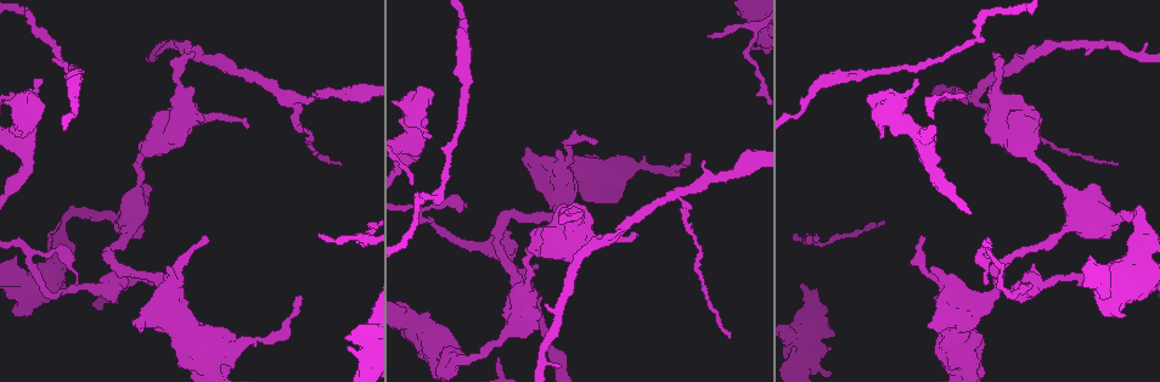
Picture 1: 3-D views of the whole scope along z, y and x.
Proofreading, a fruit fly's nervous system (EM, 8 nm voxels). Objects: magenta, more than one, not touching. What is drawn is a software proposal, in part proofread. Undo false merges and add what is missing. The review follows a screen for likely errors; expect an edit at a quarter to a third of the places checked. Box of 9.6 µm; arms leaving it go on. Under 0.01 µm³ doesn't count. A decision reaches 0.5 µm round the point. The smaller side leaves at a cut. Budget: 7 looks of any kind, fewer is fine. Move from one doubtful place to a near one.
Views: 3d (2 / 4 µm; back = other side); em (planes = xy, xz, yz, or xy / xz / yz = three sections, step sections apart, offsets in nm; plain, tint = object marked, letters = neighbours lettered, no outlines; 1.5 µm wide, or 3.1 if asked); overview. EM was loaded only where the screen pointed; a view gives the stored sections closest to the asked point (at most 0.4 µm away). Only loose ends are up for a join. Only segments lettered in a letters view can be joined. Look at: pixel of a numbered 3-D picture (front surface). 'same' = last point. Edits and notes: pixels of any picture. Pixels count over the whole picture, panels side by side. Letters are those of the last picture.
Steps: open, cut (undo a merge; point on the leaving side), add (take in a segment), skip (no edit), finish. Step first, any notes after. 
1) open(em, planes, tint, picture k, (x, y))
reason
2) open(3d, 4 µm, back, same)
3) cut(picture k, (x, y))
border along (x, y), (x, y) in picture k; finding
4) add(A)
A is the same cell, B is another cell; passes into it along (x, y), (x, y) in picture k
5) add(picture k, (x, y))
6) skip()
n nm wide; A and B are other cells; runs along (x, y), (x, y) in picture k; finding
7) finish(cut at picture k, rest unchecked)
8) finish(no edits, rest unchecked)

open(em, yz, step 4, tint, picture 1, (419, 202))
abrupt turn

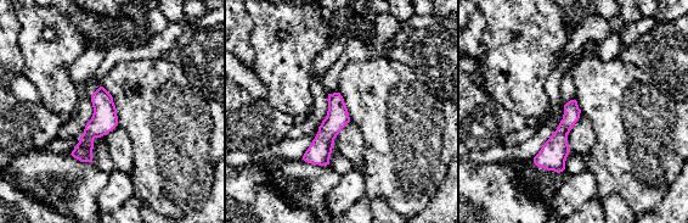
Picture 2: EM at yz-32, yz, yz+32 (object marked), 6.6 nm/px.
open(em, planes, letters, same)
another direction

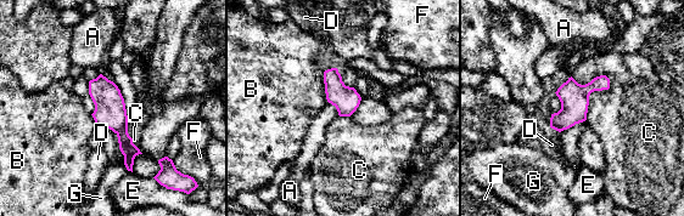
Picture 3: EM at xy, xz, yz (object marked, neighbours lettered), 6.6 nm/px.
skip()
C touches over 340 nm; A, B, C, D, E, F and G are other cells; runs along (100, 79), (129, 149), (129, 166) in picture 3; all the same neuron

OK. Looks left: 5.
open(3d, 4 µm, back, picture 1, (464, 75))
calibre changes

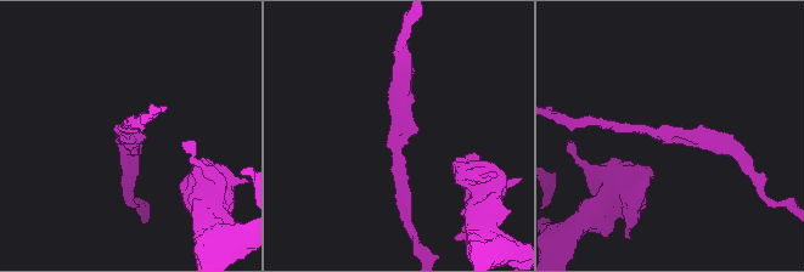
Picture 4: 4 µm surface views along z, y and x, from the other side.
open(em, planes, letters, picture 4, (123, 135))
arms of 160, 300 nm

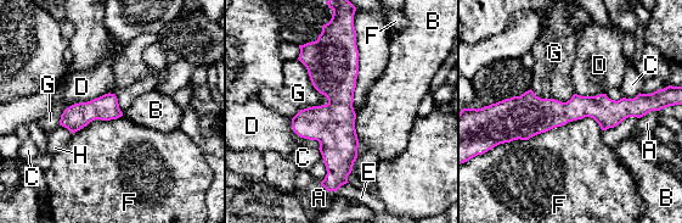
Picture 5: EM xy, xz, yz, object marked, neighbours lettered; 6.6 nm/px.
skip()
A, B, C, D, E, F, G and H are other cells; border along (602, 129), (582, 117), (520, 140) in picture 5; continuous, no second neuron

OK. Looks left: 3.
open(em, xz, step 8, letters, picture 1, (917, 82))
branch stops here

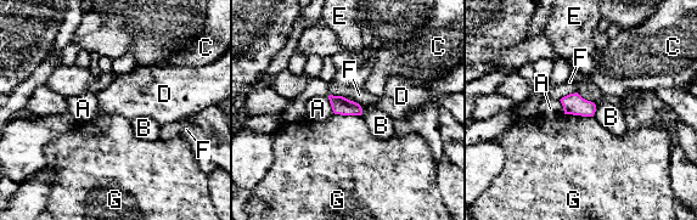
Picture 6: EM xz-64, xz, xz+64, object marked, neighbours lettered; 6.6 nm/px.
open(em, planes, letters, same)
another direction

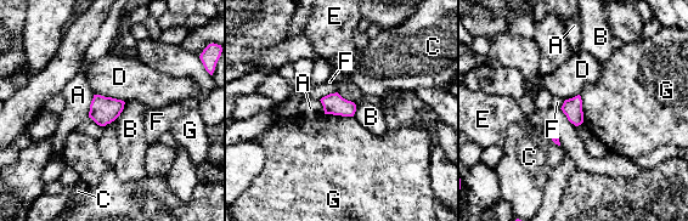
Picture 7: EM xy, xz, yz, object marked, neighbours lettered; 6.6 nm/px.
skip()
A, B, C, D, E, F and G are other cells; border along (325, 113), (353, 117) in picture 7; no lettered segment goes on from it

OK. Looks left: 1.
finish(no edits, rest unchecked)

